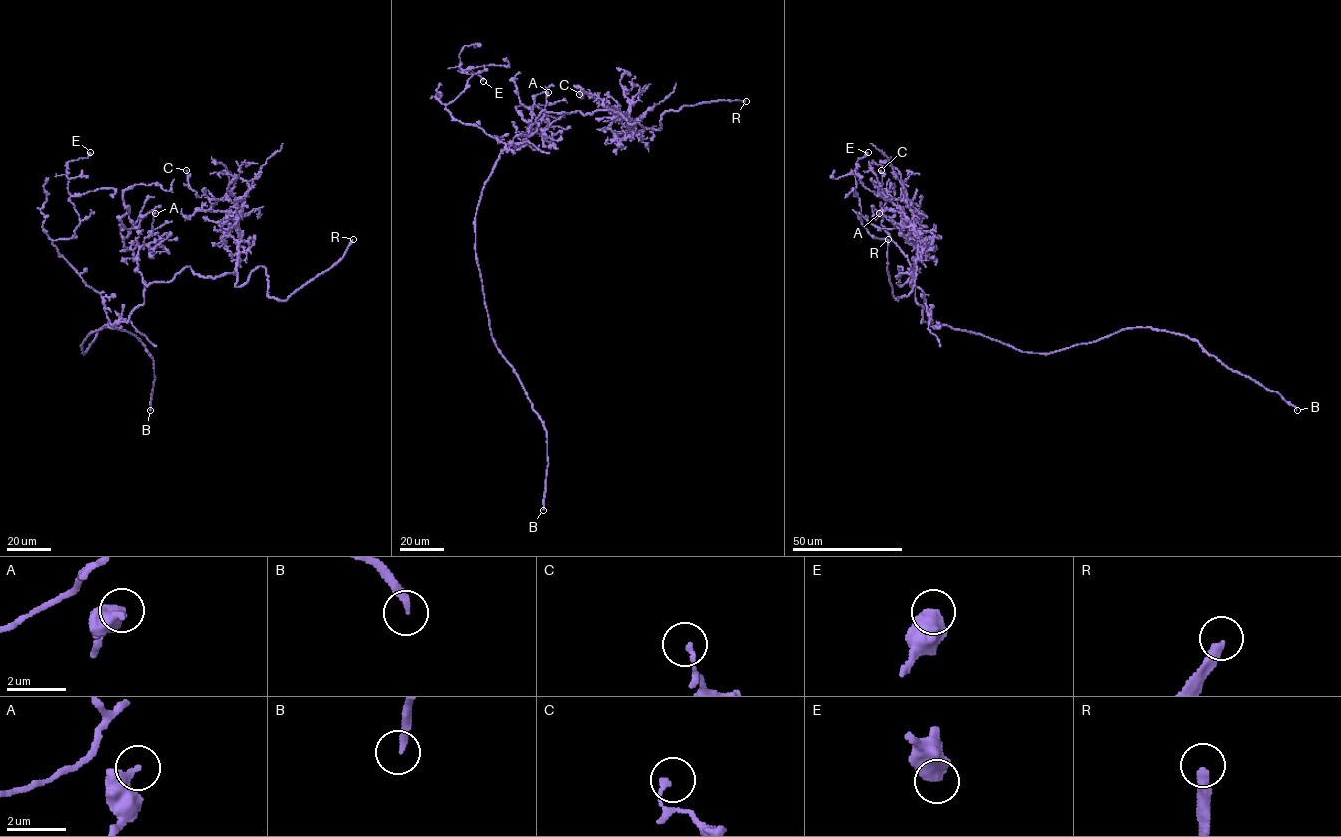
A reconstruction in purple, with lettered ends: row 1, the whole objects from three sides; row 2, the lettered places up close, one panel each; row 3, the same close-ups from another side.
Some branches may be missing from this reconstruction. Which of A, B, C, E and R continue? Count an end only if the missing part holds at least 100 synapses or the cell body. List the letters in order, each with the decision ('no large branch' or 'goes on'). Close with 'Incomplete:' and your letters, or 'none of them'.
A: no large branch
B: goes on
C: no large branch
E: no large branch
R: goes on
Incomplete: B, R

